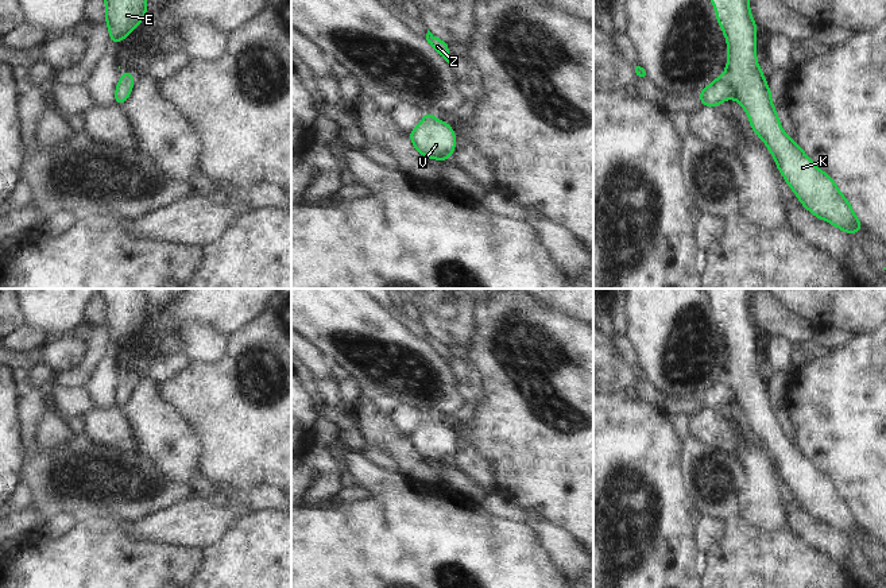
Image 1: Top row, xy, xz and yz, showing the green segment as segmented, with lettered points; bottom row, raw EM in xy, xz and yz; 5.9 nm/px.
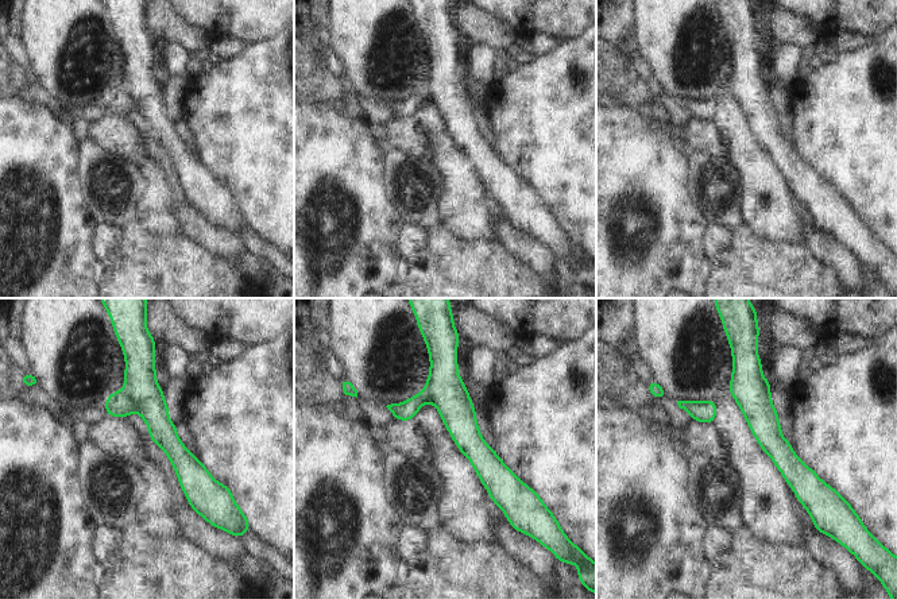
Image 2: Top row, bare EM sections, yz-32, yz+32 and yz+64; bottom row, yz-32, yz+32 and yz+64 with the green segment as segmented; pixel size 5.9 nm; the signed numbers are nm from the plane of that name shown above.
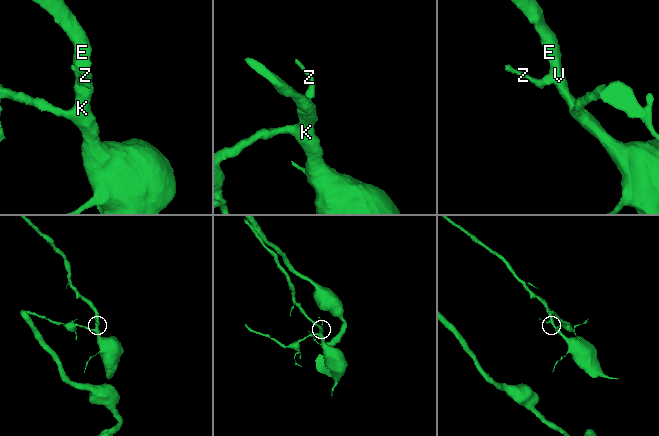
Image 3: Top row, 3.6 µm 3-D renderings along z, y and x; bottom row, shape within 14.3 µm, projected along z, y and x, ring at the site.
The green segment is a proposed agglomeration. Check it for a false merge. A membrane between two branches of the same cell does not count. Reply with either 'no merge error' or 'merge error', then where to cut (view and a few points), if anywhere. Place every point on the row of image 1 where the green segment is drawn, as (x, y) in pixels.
merge error | yz (723, 76), (736, 99)

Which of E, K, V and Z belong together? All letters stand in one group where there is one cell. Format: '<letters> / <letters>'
E K V / Z

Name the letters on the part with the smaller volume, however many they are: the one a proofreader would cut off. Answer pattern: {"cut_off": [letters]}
{"cut_off": ["Z"]}

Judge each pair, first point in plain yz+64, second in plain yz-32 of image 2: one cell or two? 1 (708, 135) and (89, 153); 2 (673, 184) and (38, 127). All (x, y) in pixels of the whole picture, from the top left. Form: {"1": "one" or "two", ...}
{"1": "two", "2": "one"}

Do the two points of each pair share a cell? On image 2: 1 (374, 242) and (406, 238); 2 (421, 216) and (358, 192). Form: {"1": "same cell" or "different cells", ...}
{"1": "different cells", "2": "different cells"}

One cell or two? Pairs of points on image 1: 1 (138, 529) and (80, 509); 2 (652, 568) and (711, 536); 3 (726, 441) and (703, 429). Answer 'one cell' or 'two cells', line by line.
1: two cells
2: two cells
3: one cell

